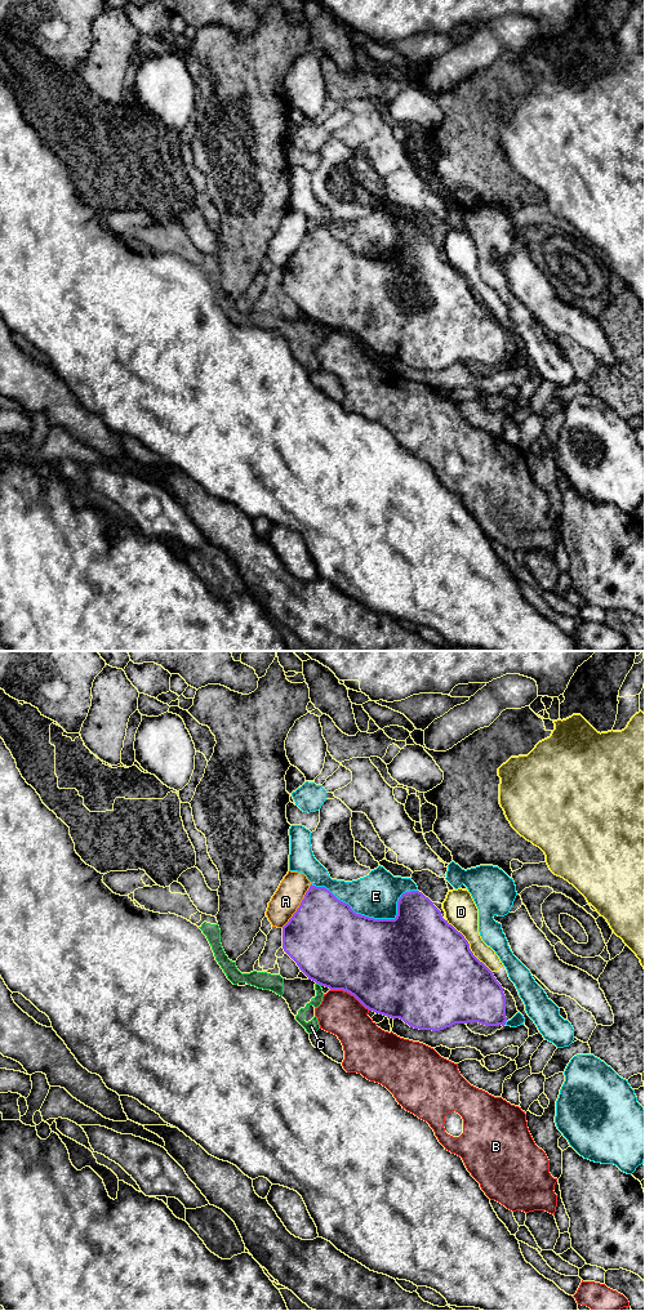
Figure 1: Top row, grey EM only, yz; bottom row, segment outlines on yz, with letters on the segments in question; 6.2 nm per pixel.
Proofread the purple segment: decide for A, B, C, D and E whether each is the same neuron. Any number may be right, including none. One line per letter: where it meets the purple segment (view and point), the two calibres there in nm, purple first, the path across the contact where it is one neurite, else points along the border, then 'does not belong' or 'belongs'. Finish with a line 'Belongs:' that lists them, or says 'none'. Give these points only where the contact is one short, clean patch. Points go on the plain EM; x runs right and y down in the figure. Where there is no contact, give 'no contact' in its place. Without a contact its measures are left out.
A: yz (299, 246) | 480/170 nm | does not belong
B: yz (350, 333) | 500/280 nm | does not belong
C: yz (319, 324) | 500/60 nm | along yz (316, 322), (321, 325) | does not belong
D: yz (468, 285) | 500/200 nm | does not belong
E: yz (372, 258) | 500/280 nm | does not belong
Belongs: none

